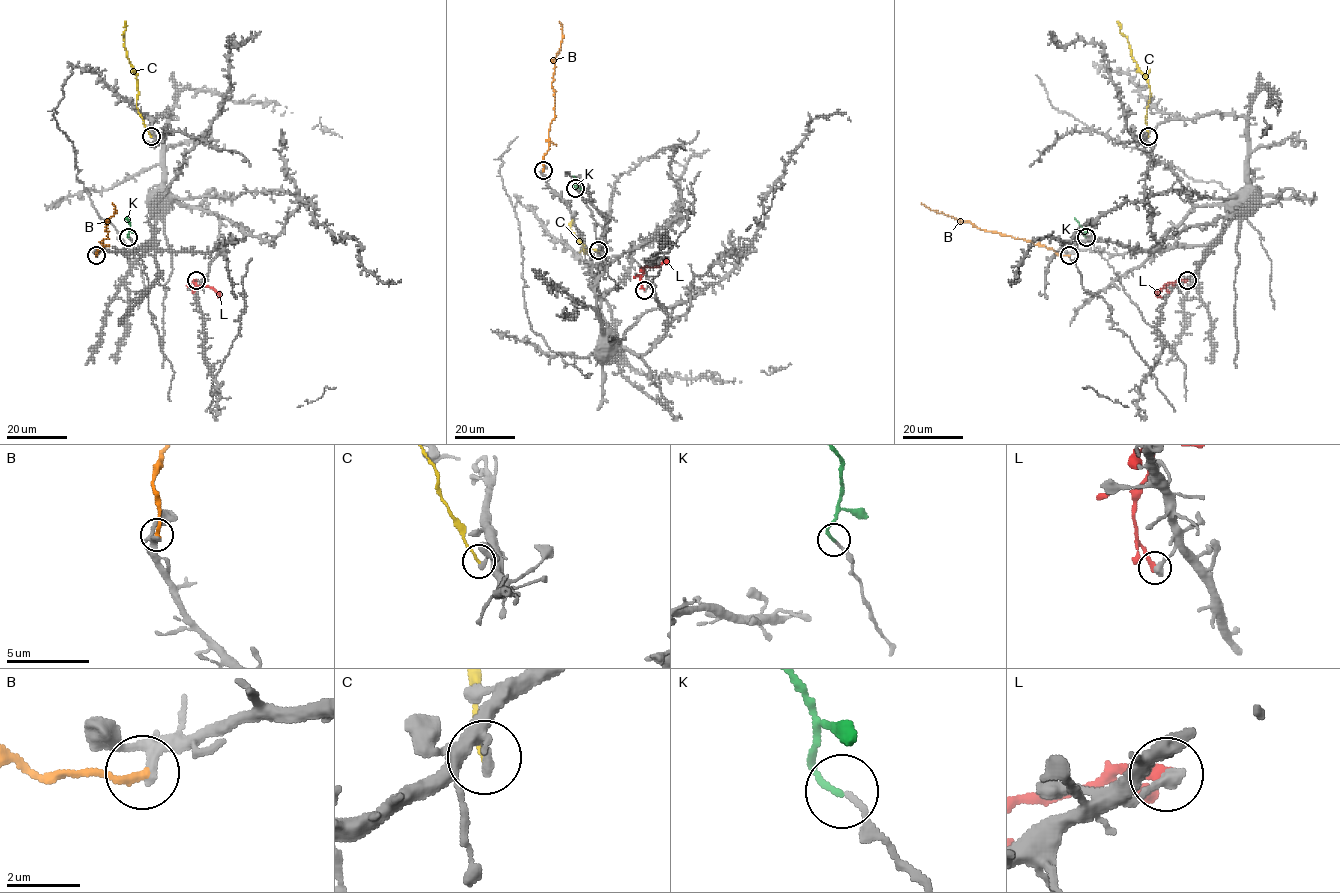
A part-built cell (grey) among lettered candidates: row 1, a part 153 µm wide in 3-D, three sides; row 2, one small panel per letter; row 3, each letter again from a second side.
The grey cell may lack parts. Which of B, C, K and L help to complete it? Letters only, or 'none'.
K

